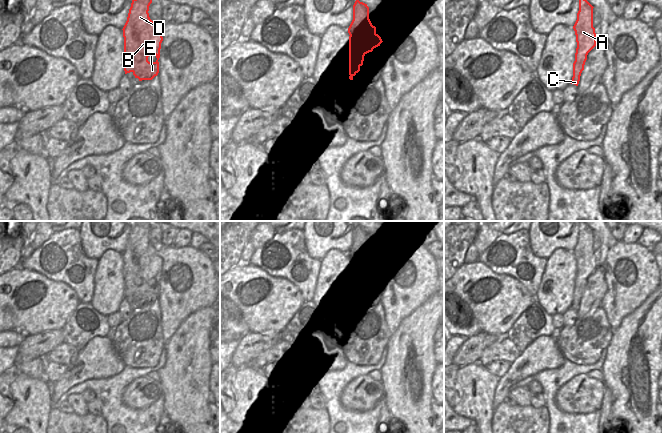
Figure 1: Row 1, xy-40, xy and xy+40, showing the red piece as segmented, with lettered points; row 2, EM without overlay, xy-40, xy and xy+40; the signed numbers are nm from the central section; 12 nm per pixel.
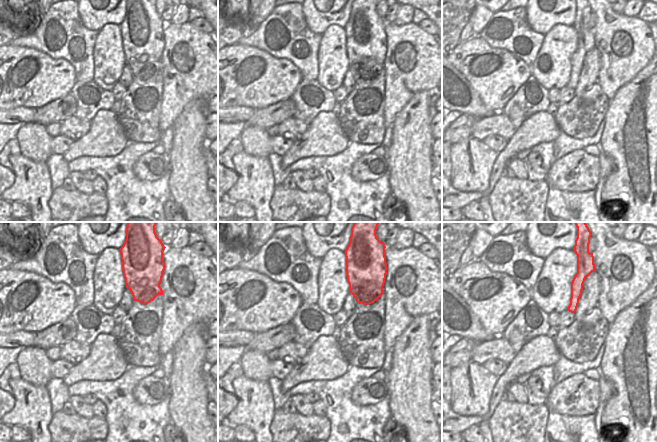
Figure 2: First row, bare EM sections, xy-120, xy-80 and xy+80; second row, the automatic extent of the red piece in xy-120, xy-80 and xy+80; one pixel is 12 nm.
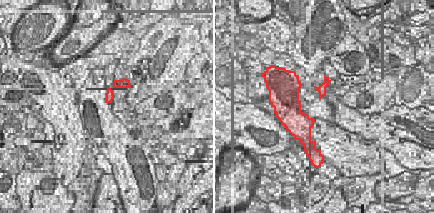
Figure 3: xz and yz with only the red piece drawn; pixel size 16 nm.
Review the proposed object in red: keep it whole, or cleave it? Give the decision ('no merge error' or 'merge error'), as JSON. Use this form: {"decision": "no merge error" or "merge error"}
{"decision": "merge error"}

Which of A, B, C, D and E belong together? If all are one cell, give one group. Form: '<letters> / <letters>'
A C / B D E

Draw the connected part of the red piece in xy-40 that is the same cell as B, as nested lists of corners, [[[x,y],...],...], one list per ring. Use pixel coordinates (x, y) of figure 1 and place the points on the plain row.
[[[152,221],[132,223],[123,251],[125,298],[132,296],[139,305],[152,304],[159,297],[163,261],[149,241]]]

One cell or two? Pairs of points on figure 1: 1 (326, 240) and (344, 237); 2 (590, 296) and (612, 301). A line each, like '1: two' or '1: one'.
1: one
2: two

